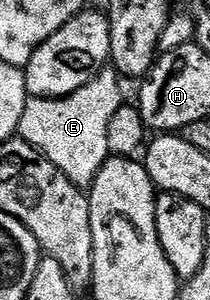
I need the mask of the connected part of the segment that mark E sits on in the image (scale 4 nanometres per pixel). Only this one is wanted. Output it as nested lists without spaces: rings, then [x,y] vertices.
[[[106,68],[98,77],[90,80],[90,84],[65,98],[29,97],[22,112],[19,137],[35,150],[42,151],[73,184],[87,187],[110,157],[110,119],[122,104],[120,82],[121,75],[115,69]]]

